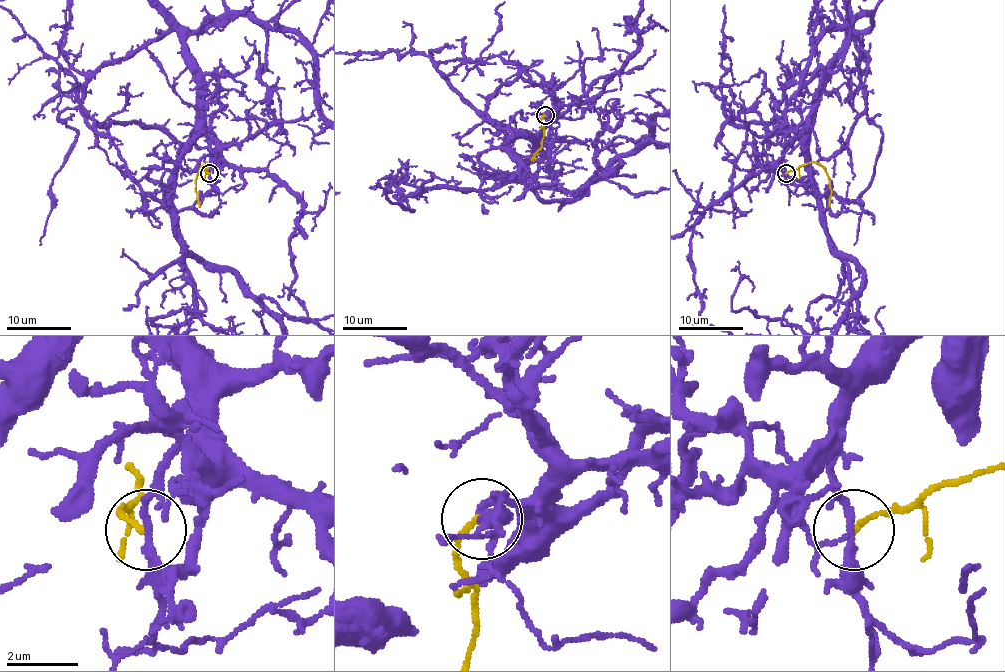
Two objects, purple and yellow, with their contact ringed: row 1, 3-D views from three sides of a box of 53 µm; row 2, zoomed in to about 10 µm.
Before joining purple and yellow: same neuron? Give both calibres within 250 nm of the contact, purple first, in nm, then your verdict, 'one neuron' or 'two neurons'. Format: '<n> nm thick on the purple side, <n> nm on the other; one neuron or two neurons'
220 nm thick on the purple side, 150 nm on the other; two neurons

